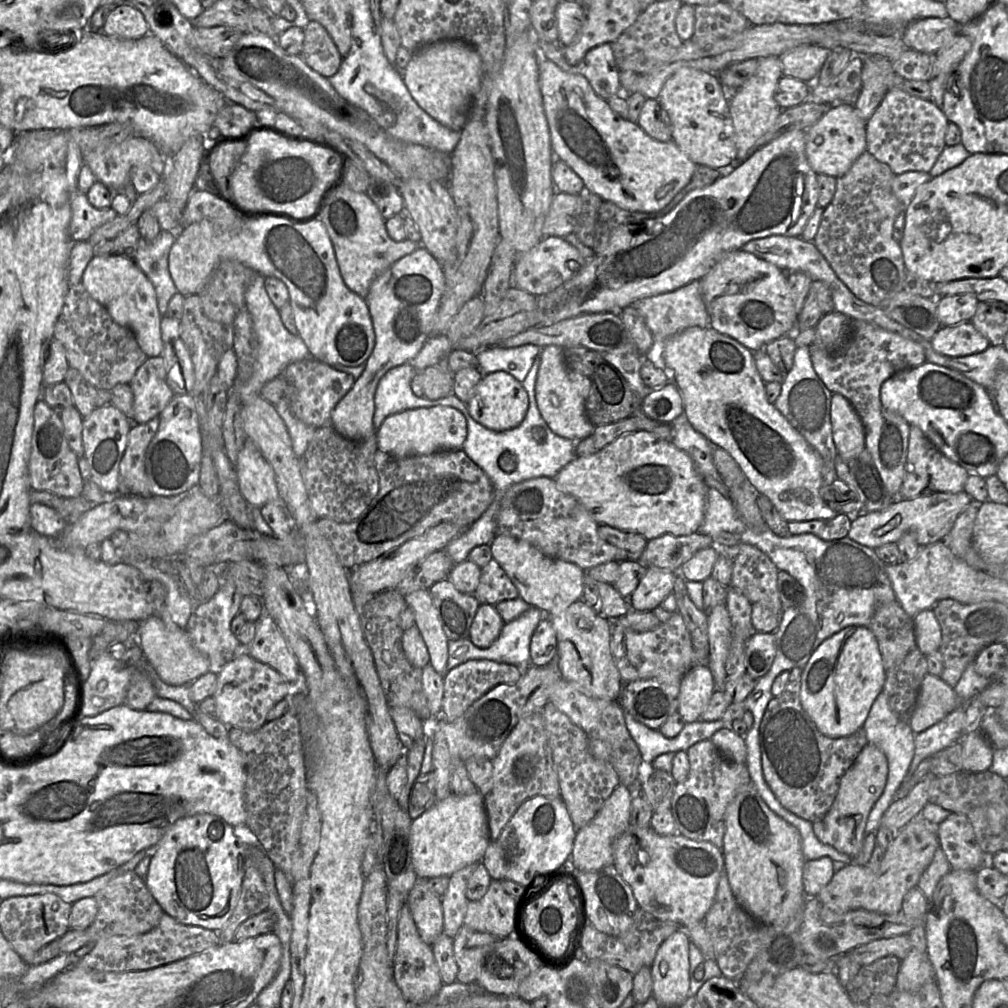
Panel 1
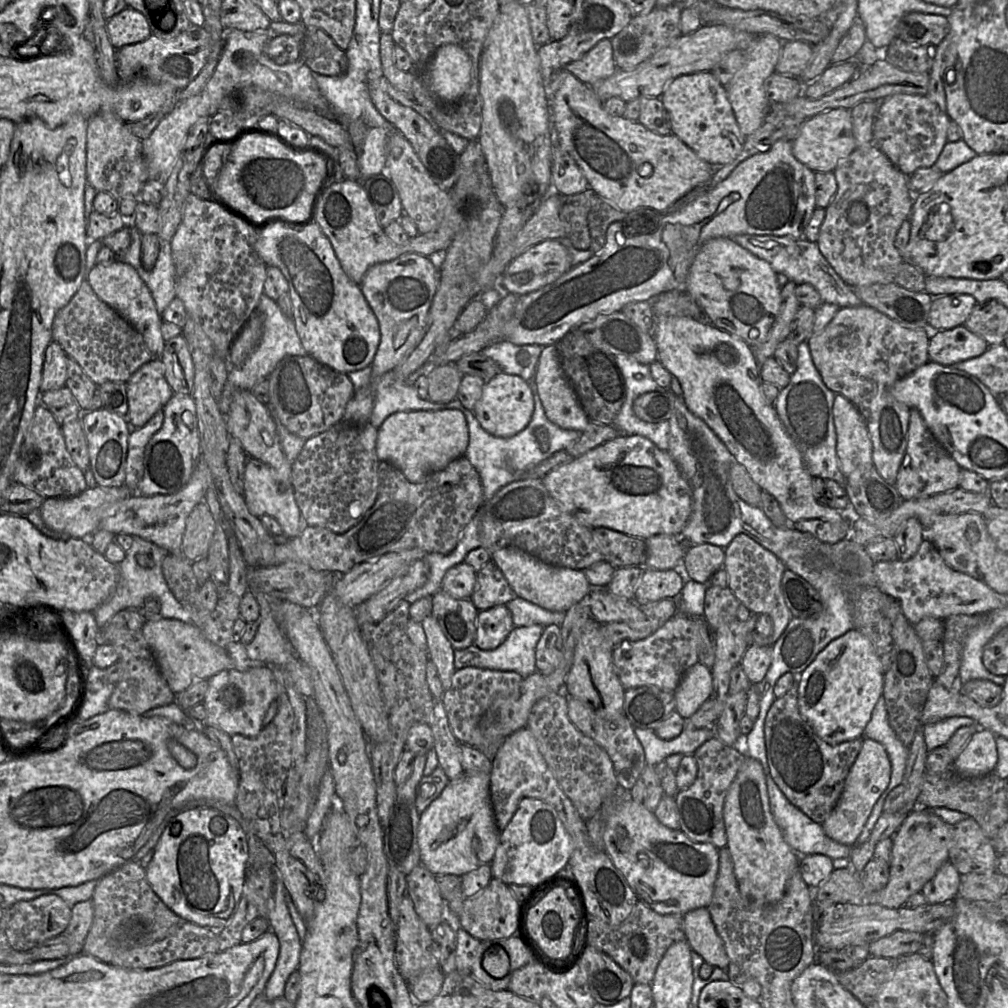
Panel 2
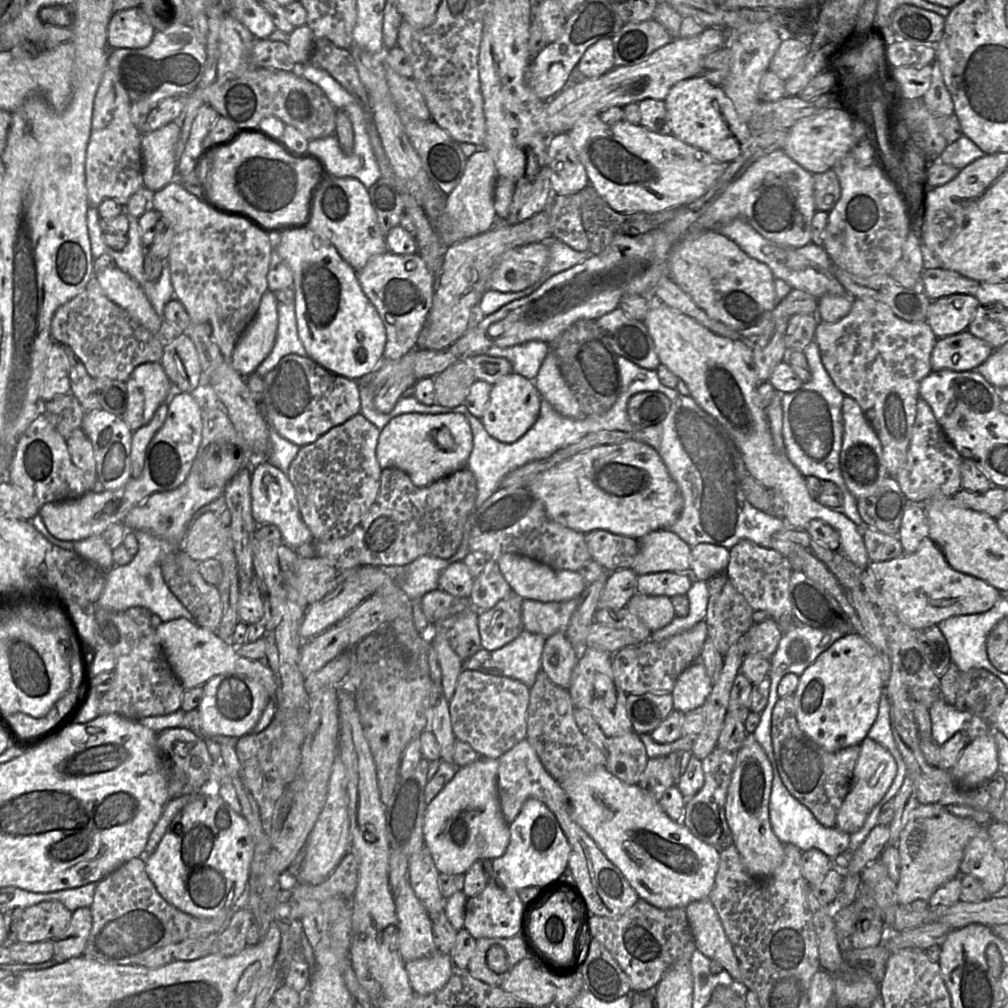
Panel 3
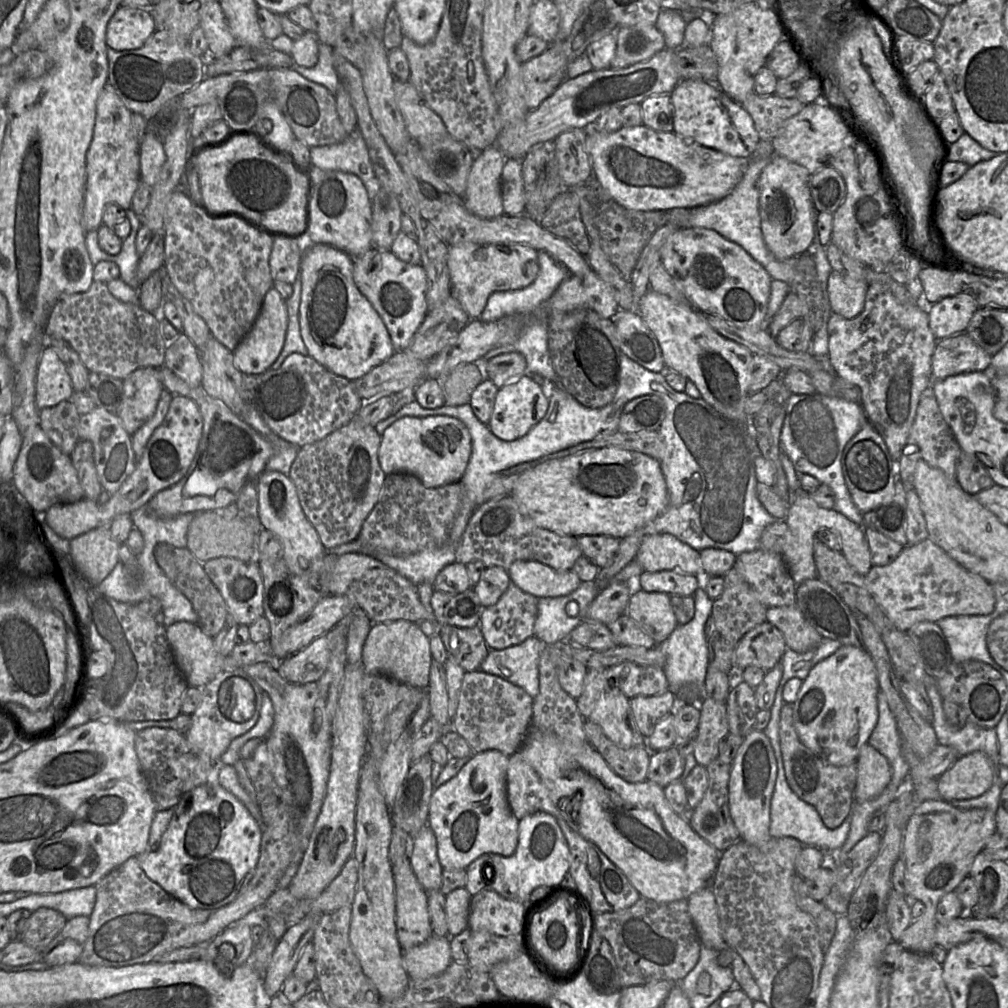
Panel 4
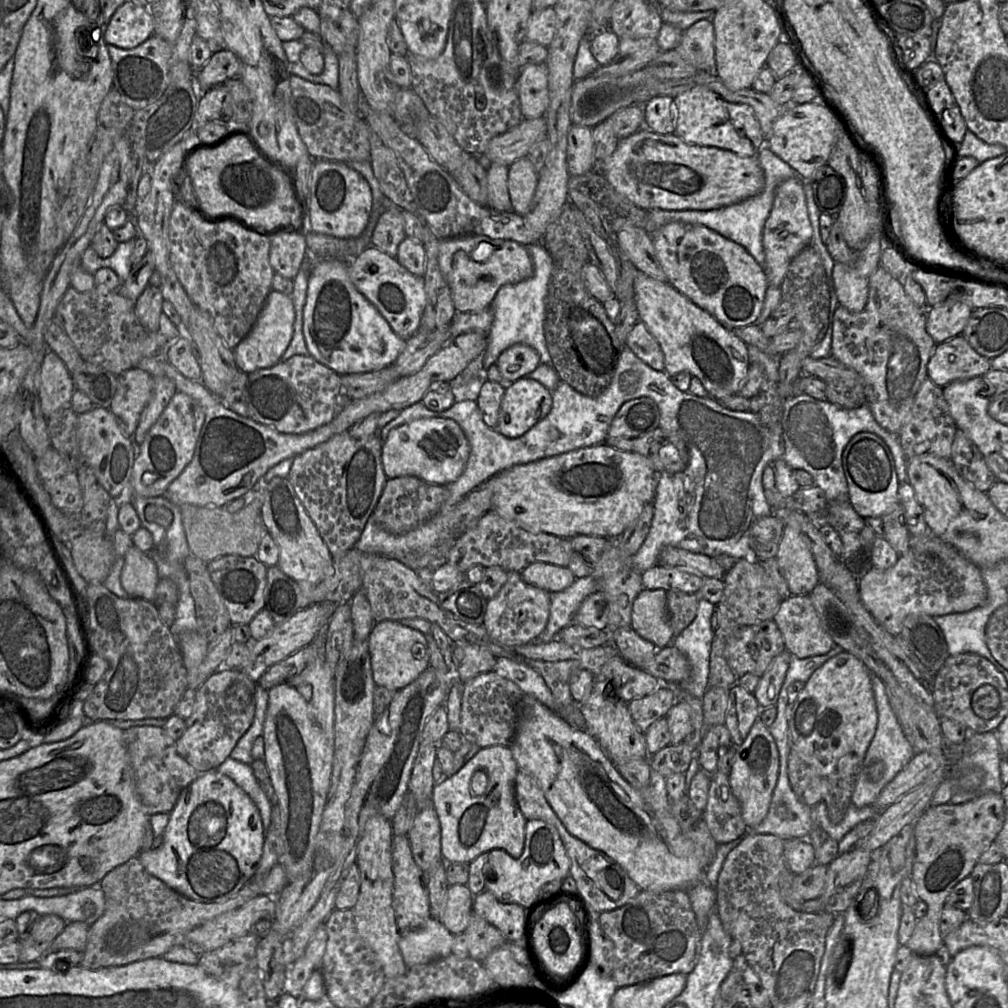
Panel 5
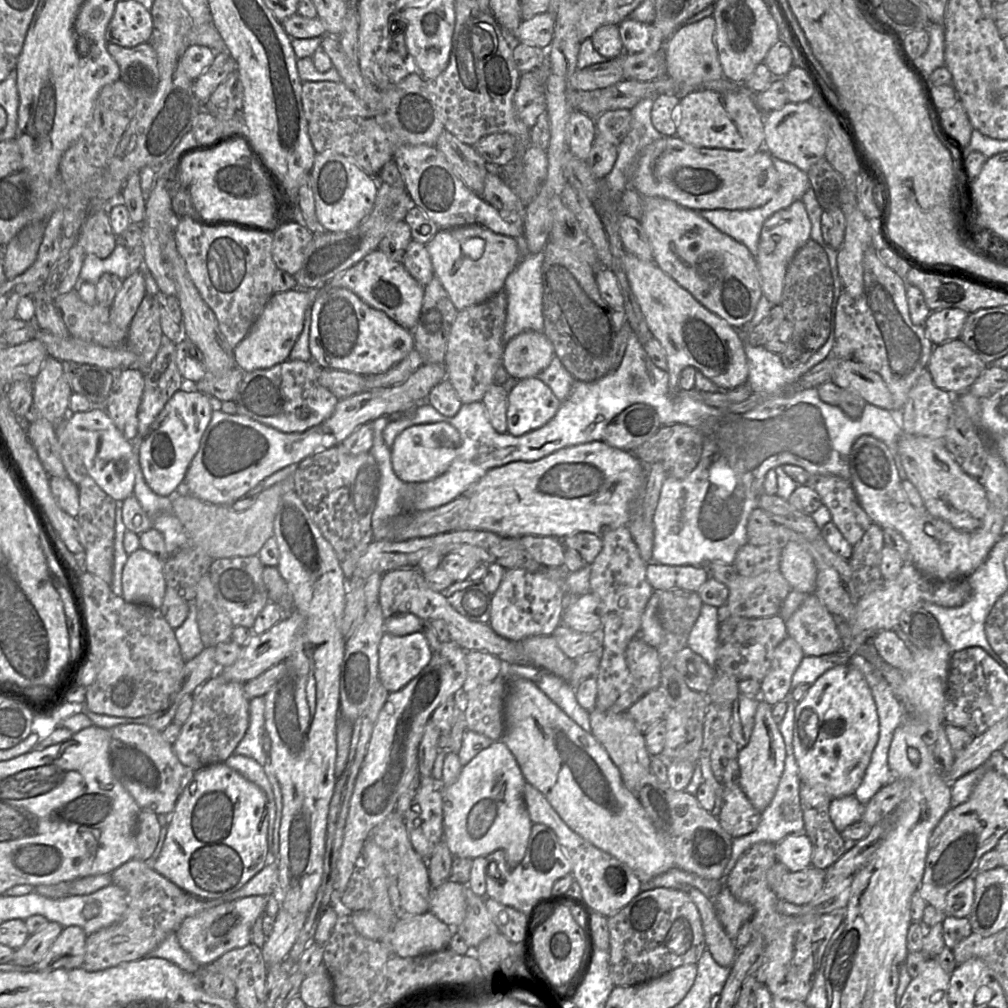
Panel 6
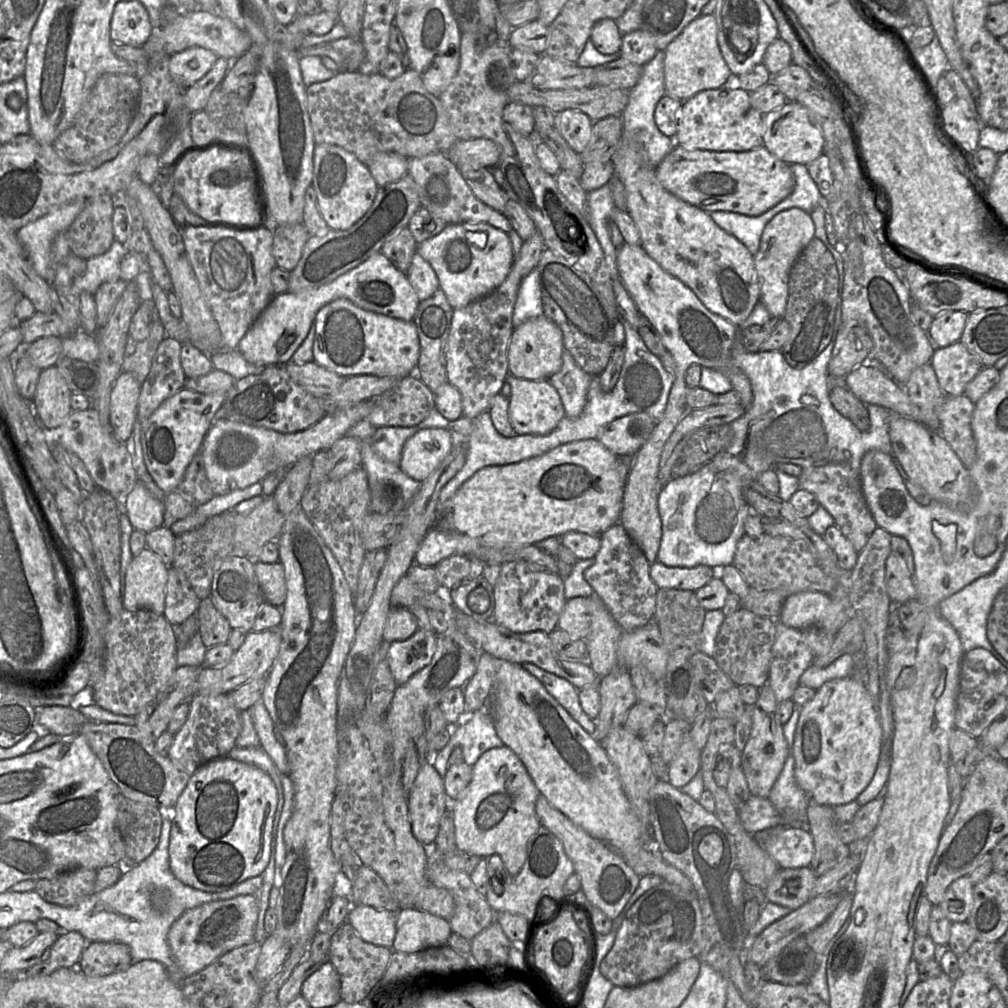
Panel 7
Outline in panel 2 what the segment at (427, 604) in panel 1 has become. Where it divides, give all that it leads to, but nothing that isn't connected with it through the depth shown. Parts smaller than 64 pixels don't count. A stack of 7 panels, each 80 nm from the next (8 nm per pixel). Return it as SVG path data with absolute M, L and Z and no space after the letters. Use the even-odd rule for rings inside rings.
M430 614L422 622L427 641L429 660L431 660L436 668L442 687L445 690L451 686L453 673L456 671L454 667L454 650L451 643L444 635L437 619Z

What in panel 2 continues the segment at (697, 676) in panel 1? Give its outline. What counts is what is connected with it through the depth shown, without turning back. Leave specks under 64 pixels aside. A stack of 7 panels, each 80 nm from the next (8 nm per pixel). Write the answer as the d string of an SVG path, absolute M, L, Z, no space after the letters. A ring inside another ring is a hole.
M698 661L683 675L674 691L675 710L689 719L713 693L712 671Z

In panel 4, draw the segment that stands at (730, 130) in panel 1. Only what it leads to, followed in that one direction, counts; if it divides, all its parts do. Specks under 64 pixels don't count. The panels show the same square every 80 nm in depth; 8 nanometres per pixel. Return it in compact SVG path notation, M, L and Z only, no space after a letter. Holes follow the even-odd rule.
M681 80L669 94L674 133L685 140L734 157L749 158L761 140L750 114L716 84L701 80Z

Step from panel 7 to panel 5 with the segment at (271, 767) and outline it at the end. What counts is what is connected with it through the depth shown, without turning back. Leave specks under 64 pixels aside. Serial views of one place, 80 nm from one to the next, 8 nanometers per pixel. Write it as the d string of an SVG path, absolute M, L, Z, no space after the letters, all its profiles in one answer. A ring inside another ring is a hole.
M228 757L217 771L229 777L249 795L260 812L266 834L271 822L272 807L254 776L251 766Z

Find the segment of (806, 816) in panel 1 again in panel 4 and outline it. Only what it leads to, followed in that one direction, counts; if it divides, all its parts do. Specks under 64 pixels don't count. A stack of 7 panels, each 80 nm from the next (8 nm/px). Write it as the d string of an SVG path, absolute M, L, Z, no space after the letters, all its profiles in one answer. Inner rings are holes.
M785 702L780 711L779 741L785 777L789 787L802 801L817 810L827 828L839 827L850 816L855 803L857 763L835 766L818 757L803 745L794 727L793 704L789 702Z

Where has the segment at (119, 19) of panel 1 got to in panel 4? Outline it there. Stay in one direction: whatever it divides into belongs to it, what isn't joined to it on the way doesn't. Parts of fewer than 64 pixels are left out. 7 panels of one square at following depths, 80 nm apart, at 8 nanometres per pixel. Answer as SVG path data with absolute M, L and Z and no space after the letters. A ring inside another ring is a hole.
M120 5L107 25L106 43L114 50L137 49L155 30L150 9Z

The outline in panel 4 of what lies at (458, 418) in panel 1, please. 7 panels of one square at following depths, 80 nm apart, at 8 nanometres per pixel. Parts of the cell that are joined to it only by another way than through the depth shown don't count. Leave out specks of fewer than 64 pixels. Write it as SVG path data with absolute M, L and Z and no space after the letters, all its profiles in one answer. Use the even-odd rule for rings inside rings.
M436 415L406 416L392 423L382 434L379 463L386 475L409 472L426 487L445 486L458 482L471 455L471 437L467 427L457 418Z

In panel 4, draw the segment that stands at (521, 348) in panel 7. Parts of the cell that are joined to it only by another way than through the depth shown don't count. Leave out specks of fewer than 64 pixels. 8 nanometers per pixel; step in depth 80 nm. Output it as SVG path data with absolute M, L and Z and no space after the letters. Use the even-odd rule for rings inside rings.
M517 352L501 354L484 362L480 360L485 378L498 388L526 374L526 360Z

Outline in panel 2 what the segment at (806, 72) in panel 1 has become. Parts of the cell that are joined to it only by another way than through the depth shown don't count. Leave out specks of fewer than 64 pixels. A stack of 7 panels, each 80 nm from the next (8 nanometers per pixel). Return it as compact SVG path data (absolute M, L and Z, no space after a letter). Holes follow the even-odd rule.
M803 41L783 42L775 72L798 78L812 56L812 45Z

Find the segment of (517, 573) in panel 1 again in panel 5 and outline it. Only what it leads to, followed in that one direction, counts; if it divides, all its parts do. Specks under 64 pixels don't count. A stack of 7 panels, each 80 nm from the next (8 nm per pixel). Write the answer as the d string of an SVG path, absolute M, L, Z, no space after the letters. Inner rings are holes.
M544 562L530 564L520 573L526 583L546 590L549 593L565 590L576 579L568 567L556 566Z

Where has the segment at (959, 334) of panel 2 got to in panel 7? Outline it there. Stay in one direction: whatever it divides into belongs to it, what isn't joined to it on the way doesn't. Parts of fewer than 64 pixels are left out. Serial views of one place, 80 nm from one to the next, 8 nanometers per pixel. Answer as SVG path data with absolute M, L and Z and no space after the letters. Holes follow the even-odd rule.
M961 341L946 347L935 349L930 361L938 384L947 396L960 396L965 392L967 384L984 368L977 355L971 352Z

